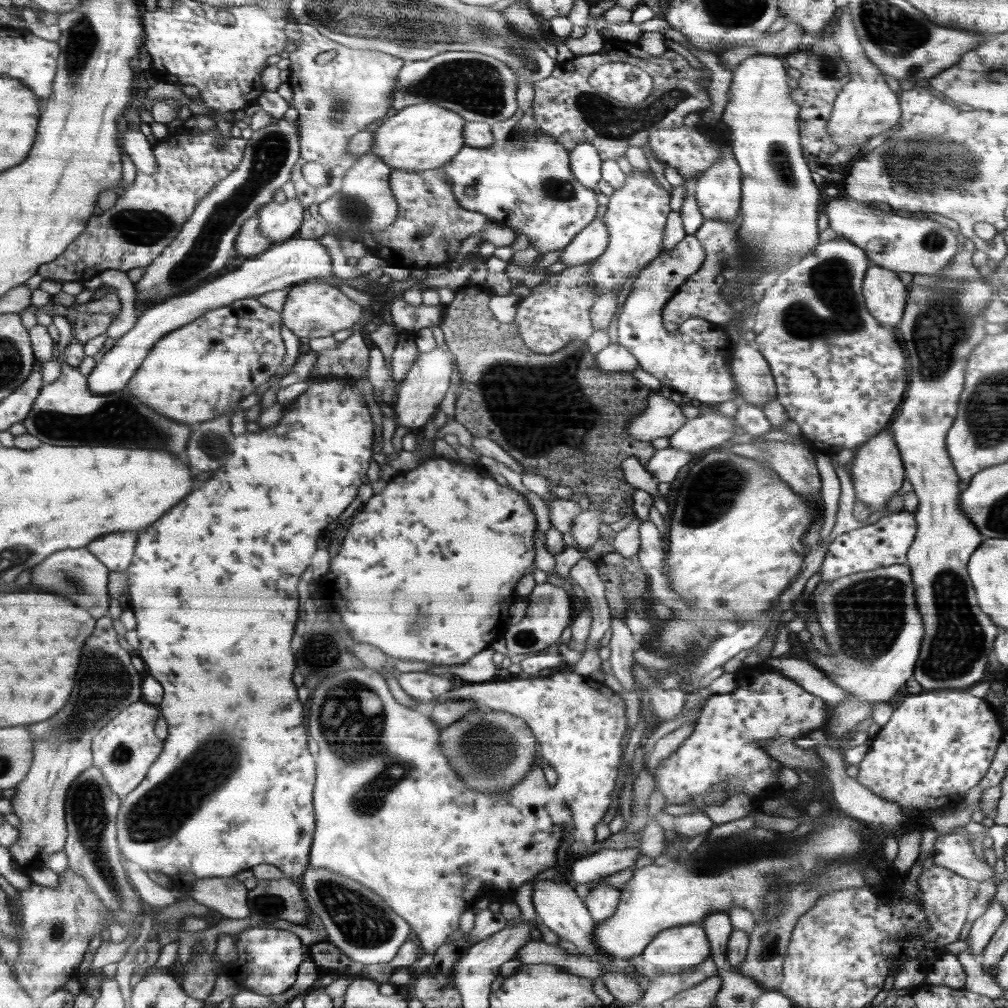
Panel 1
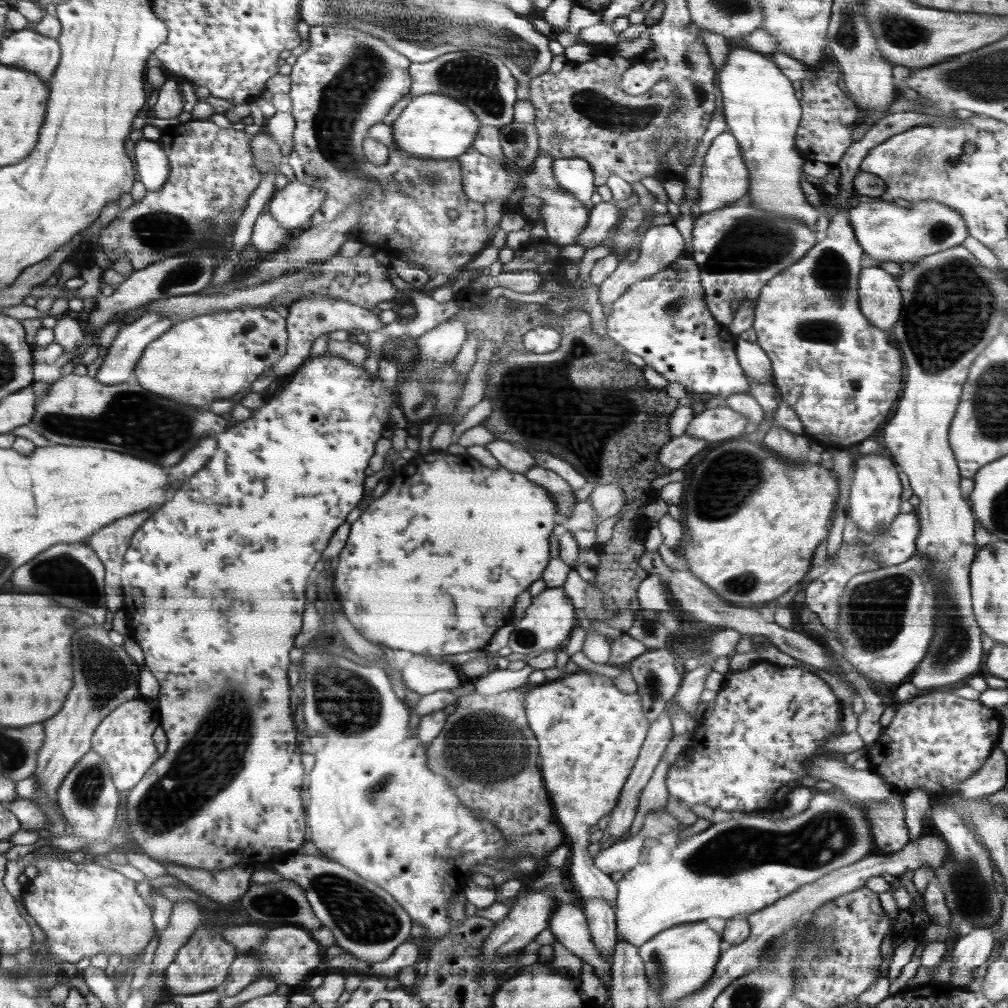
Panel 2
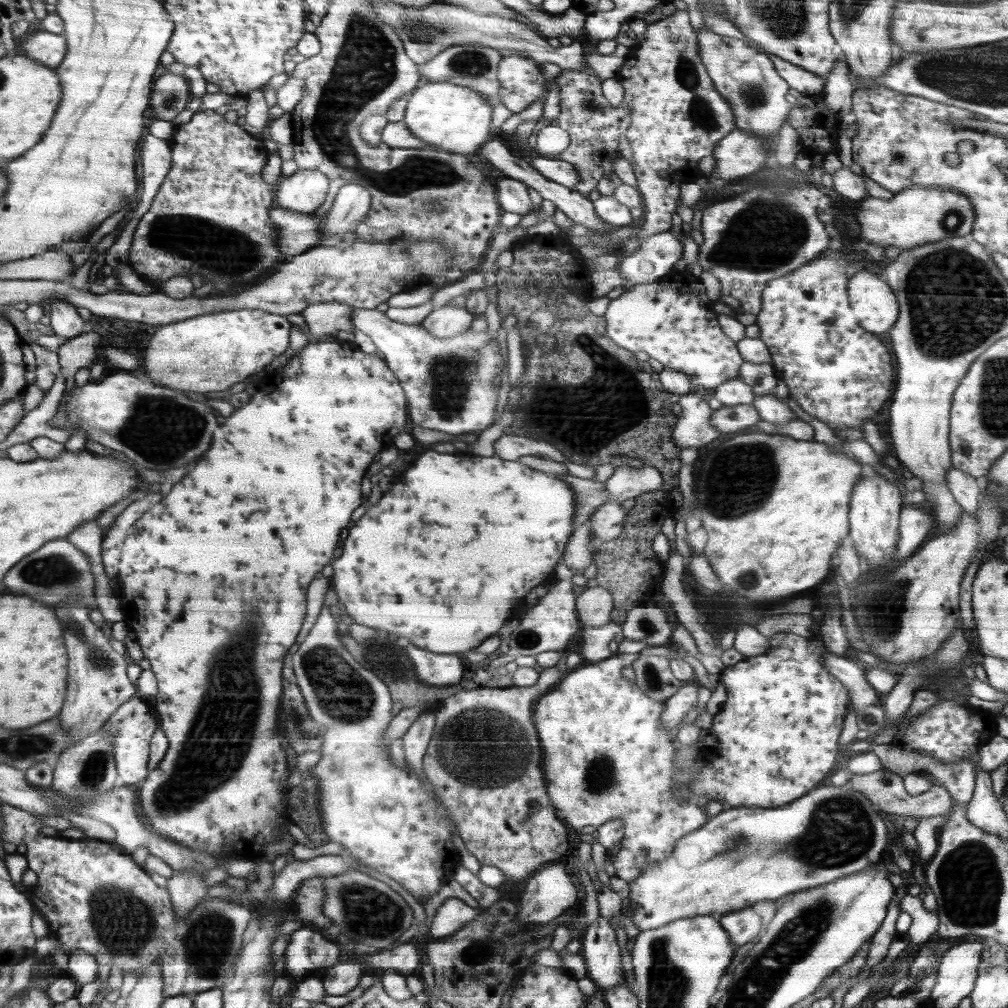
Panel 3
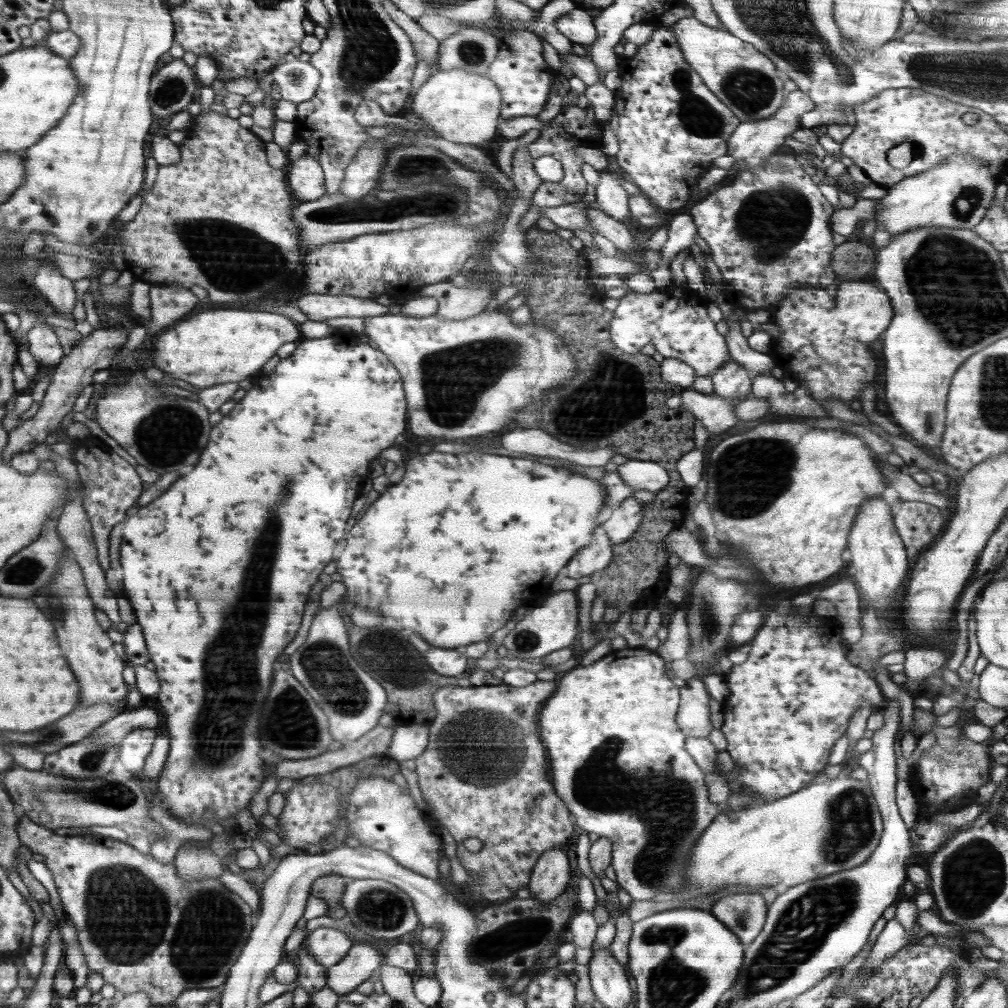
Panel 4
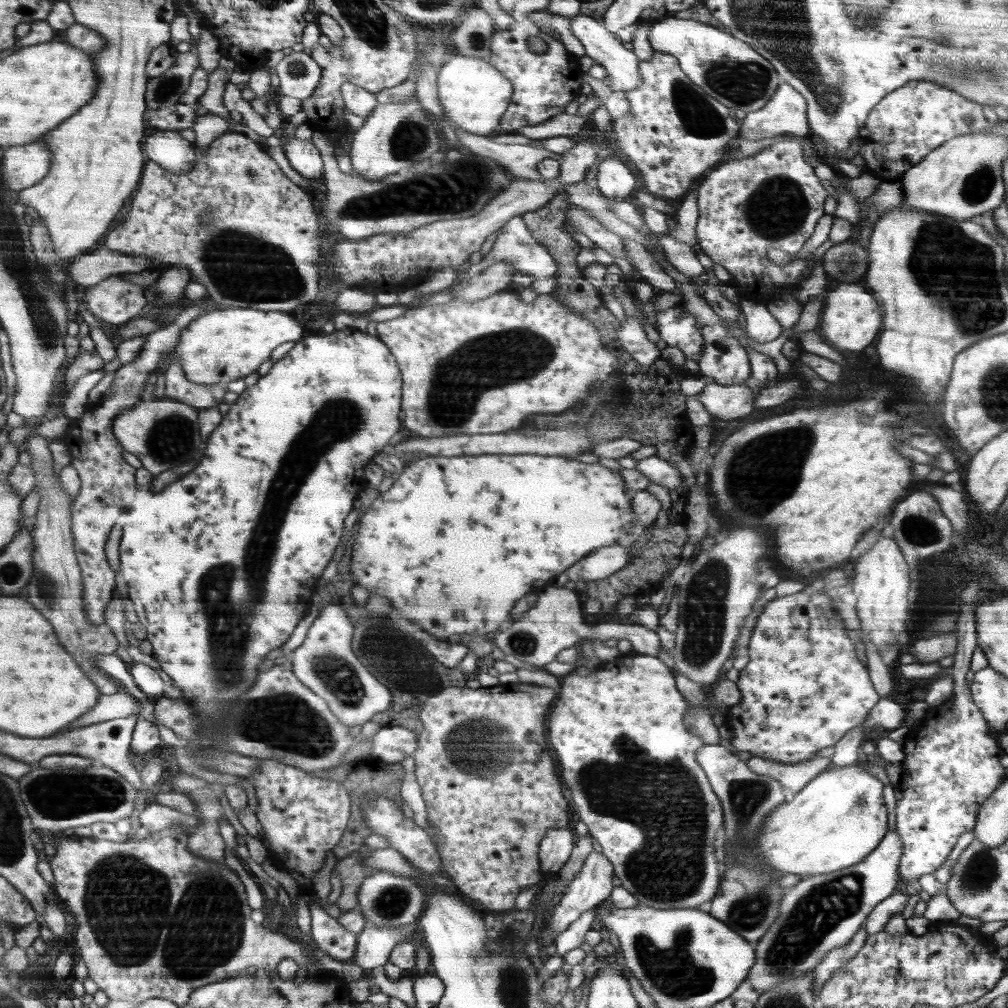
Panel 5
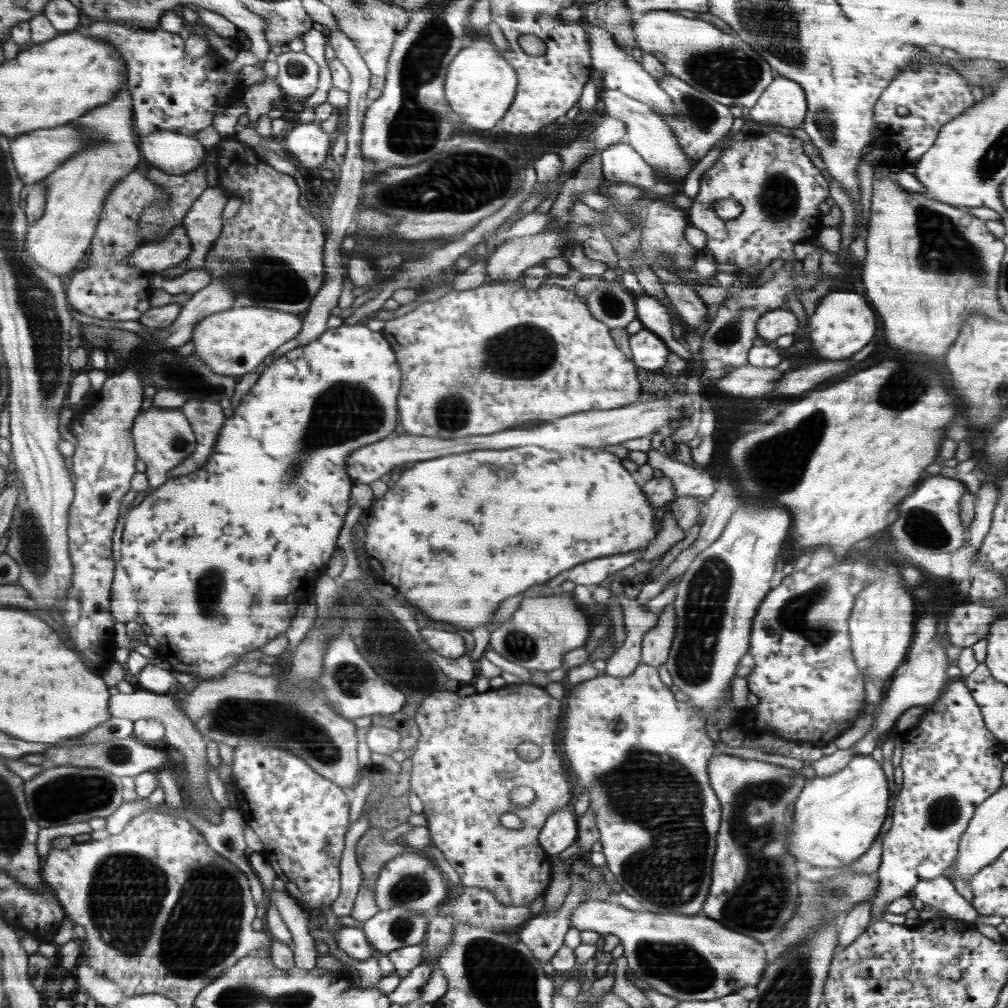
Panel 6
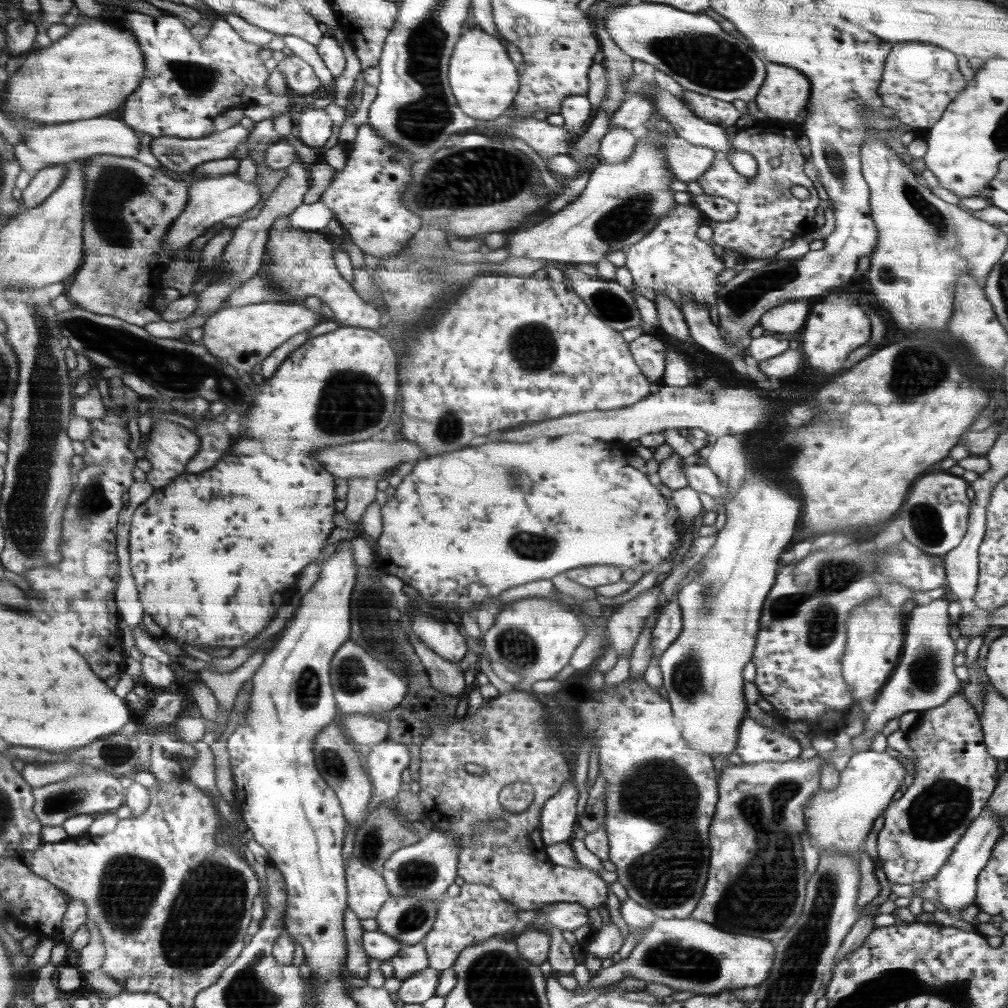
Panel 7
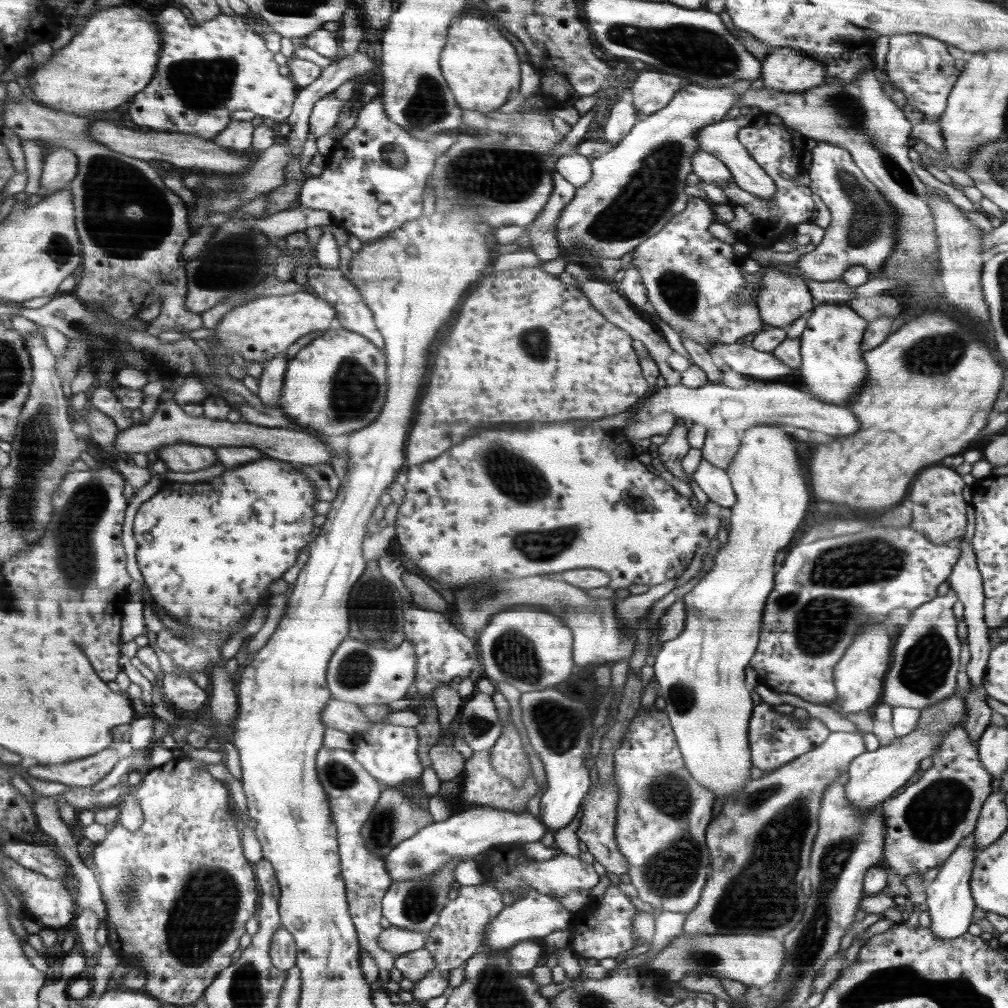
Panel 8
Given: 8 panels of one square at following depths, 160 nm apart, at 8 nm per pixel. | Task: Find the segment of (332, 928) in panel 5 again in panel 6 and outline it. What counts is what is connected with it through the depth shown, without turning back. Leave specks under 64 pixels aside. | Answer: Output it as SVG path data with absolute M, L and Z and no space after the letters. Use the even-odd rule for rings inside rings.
M341 926L336 933L333 934L338 948L342 952L346 952L350 958L356 958L356 960L368 960L372 957L378 958L382 956L379 954L370 941L367 940L367 936L363 933L363 929Z

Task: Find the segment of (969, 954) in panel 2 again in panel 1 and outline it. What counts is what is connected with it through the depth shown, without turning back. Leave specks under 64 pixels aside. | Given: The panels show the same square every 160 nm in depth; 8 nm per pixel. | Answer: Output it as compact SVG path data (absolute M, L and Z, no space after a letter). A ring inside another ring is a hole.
M992 899L988 903L986 912L973 921L970 933L965 940L969 946L968 952L980 956L995 930L1002 924L1006 913L1000 901Z

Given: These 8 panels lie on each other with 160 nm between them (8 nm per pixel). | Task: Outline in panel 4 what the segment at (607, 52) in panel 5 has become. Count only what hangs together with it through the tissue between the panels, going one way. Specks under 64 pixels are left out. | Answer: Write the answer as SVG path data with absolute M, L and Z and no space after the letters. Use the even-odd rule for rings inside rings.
M576 8L560 16L555 22L560 34L566 35L572 43L591 45L597 34L593 23L593 16L584 8Z

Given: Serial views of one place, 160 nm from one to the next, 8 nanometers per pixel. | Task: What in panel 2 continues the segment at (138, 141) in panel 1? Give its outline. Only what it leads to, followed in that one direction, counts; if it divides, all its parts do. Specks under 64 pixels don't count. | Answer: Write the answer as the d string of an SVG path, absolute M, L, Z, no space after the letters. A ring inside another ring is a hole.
M140 140L135 146L138 179L148 191L158 190L168 180L170 164L164 149L155 141Z

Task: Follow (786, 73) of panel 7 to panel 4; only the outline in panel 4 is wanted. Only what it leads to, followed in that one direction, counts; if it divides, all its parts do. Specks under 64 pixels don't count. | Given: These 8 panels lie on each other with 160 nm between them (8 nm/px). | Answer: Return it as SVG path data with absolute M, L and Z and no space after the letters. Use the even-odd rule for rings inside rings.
M800 89L788 93L788 99L784 101L784 105L779 108L772 117L762 121L743 122L739 128L731 135L728 140L730 150L728 156L733 156L737 160L745 160L750 163L758 163L764 161L771 156L772 152L782 144L782 140L794 132L801 132L803 129L803 115L810 113L815 108L814 102L807 93Z

